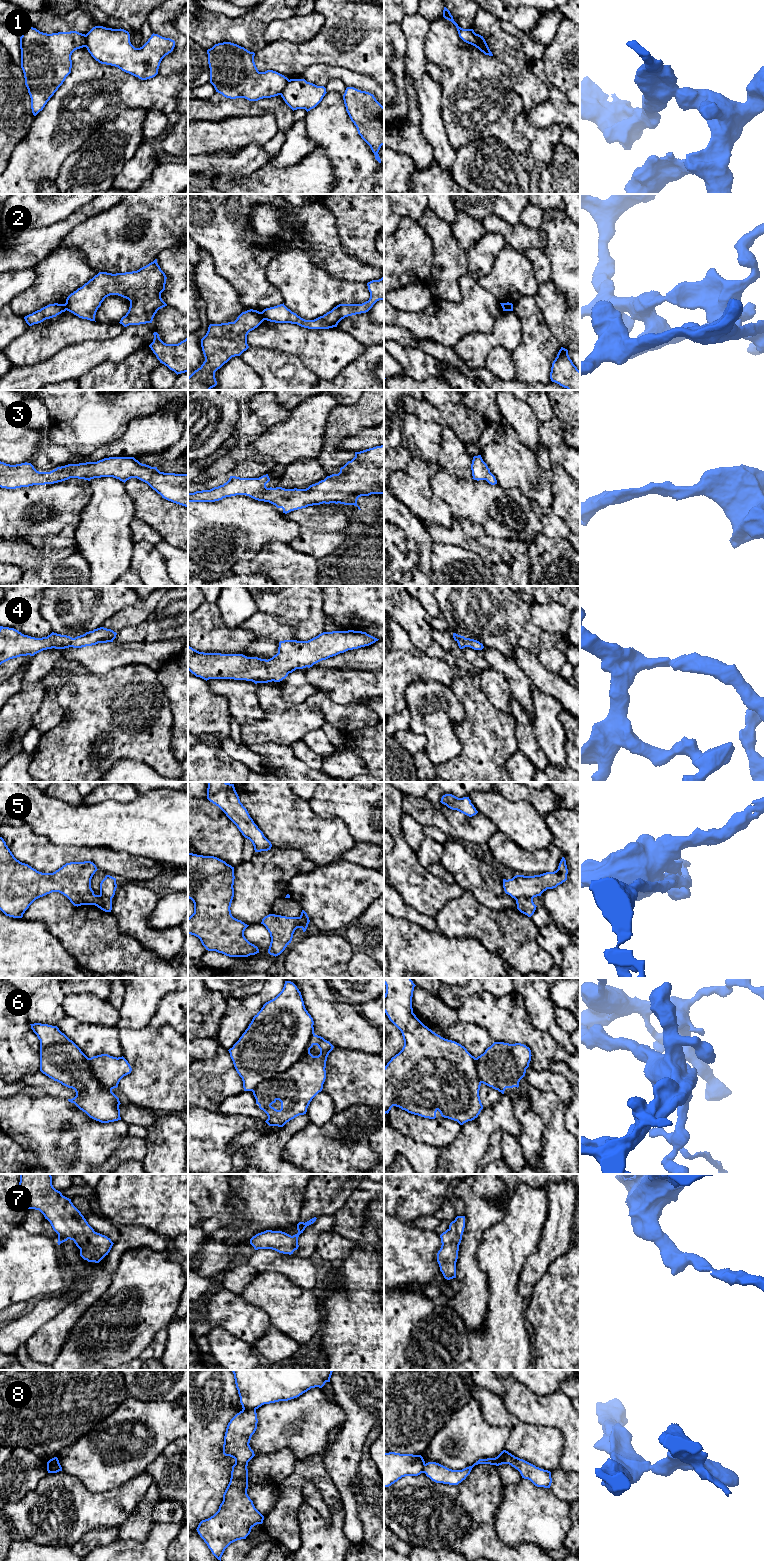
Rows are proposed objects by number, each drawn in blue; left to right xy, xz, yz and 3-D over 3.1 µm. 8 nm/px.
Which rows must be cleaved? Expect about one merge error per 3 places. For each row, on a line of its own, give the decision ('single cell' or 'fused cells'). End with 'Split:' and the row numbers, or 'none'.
1: fused cells
2: fused cells
3: single cell
4: single cell
5: fused cells
6: fused cells
7: single cell
8: fused cells
Split: 1, 2, 5, 6, 8

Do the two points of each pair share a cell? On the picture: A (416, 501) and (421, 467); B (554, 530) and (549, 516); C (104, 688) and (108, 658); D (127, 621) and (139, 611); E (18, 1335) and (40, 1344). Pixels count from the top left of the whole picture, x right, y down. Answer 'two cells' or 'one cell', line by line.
A: one cell
B: one cell
C: two cells
D: one cell
E: two cells

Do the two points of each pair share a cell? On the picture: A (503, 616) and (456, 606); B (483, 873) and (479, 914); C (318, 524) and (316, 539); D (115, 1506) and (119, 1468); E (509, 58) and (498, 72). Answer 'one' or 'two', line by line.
A: one
B: two
C: two
D: two
E: two

